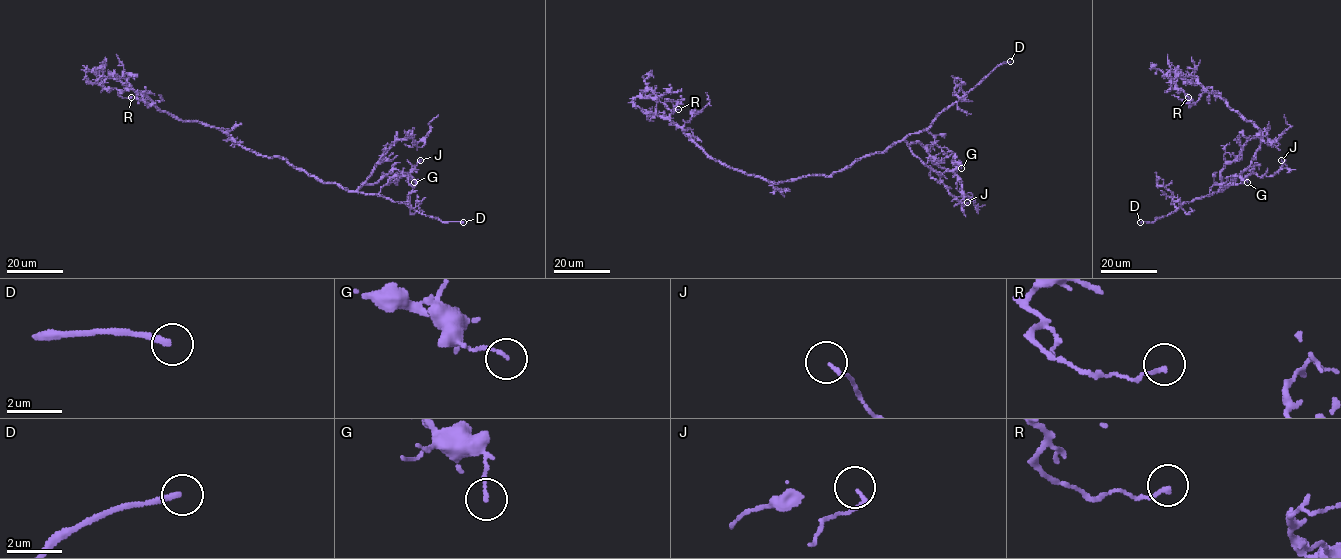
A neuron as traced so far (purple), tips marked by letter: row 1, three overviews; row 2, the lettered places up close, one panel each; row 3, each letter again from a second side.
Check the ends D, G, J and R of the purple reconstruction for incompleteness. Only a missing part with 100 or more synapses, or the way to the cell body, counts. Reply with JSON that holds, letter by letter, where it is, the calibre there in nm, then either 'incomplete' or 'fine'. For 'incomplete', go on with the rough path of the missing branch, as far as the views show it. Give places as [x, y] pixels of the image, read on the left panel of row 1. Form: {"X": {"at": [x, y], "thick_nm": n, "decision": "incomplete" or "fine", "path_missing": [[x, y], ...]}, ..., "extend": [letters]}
{"D": {"at": [463, 222], "thick_nm": 240, "decision": "incomplete"}, "G": {"at": [414, 182], "thick_nm": 130, "decision": "fine"}, "J": {"at": [420, 160], "thick_nm": 120, "decision": "fine"}, "R": {"at": [131, 97], "thick_nm": 140, "decision": "fine"}, "extend": ["D"]}

